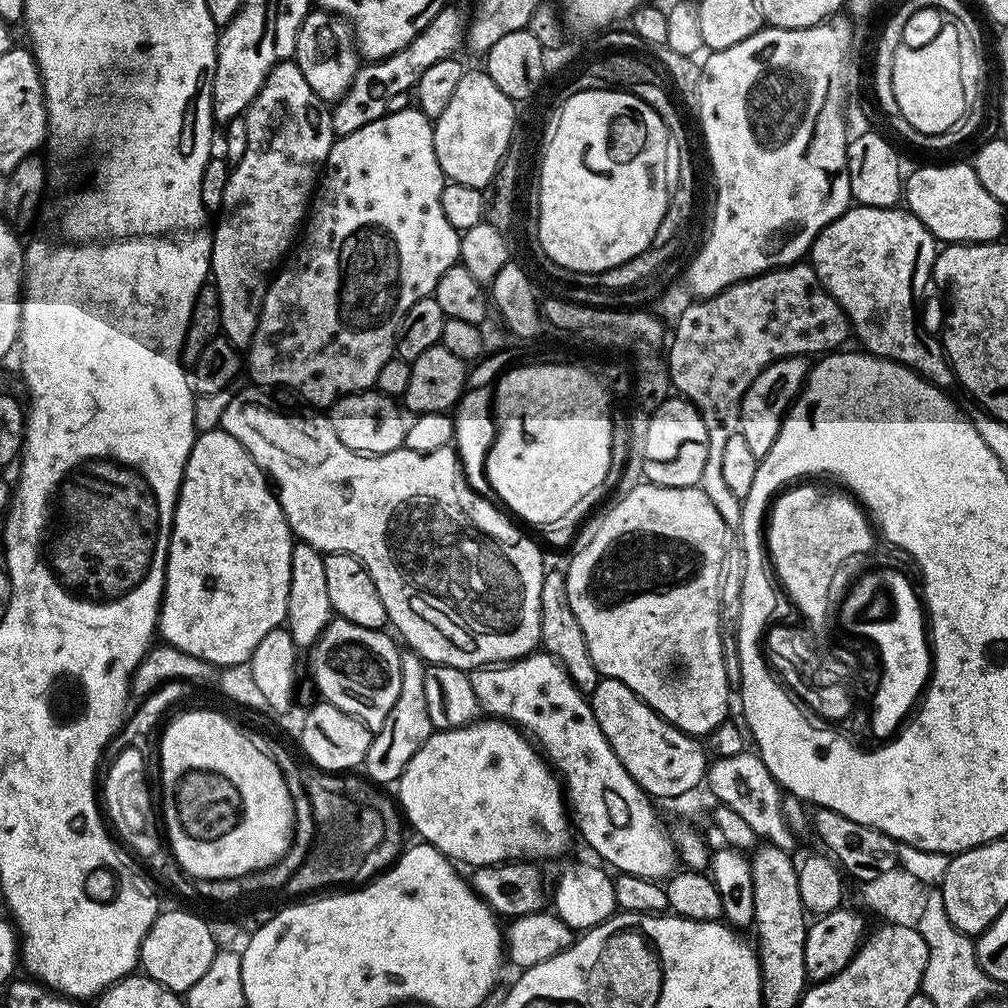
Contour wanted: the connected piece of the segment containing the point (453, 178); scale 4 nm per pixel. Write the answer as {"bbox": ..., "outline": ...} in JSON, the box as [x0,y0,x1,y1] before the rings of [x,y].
{"bbox":[432,71,517,189],"outline":[[[465,71],[446,110],[432,125],[434,154],[445,177],[454,184],[487,189],[506,154],[517,115],[517,105],[494,86],[487,71]]]}

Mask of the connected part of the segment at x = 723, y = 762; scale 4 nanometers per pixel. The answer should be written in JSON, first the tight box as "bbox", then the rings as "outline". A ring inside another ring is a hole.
{"bbox":[706,752,798,851],"outline":[[[745,752],[742,755],[717,757],[707,769],[706,784],[709,784],[719,803],[737,811],[749,823],[757,837],[778,849],[793,851],[798,838],[784,823],[782,790],[757,753]]]}

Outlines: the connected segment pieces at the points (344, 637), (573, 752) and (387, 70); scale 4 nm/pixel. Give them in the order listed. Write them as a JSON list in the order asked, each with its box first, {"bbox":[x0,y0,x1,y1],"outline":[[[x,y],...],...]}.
[{"bbox":[310,618,400,730],"outline":[[[333,618],[310,649],[312,655],[311,683],[325,701],[338,710],[358,718],[375,730],[386,722],[394,702],[398,702],[400,689],[400,654],[397,641],[387,636],[387,631],[358,626],[349,620]]]},{"bbox":[468,650,677,882],"outline":[[[537,650],[522,660],[473,668],[468,672],[468,677],[481,711],[497,719],[507,718],[524,731],[541,748],[551,767],[560,773],[566,800],[574,817],[575,831],[576,828],[580,831],[581,838],[601,856],[599,859],[609,869],[617,868],[617,873],[657,882],[677,871],[677,845],[673,837],[670,834],[668,837],[667,830],[660,825],[656,808],[652,805],[655,804],[653,797],[624,769],[610,742],[606,742],[585,693],[577,688],[557,660],[553,660],[552,656],[543,650]]]},{"bbox":[331,6,466,137],"outline":[[[445,6],[441,12],[410,42],[398,50],[398,54],[390,54],[384,60],[374,60],[356,69],[352,85],[346,90],[341,100],[331,105],[332,130],[337,137],[354,134],[354,130],[362,130],[362,126],[370,126],[378,118],[388,115],[391,100],[399,98],[403,92],[411,93],[415,89],[418,78],[434,66],[434,62],[455,57],[456,52],[466,40],[466,12],[460,8]]]}]

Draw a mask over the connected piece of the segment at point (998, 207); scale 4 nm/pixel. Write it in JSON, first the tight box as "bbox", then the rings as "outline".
{"bbox":[902,163,1005,244],"outline":[[[971,163],[932,164],[929,168],[916,168],[909,176],[907,173],[902,196],[906,201],[907,211],[914,213],[937,241],[948,244],[991,244],[1003,237],[1000,235],[1004,232],[1005,205],[998,203],[986,190],[986,186],[978,182],[978,174]]]}

